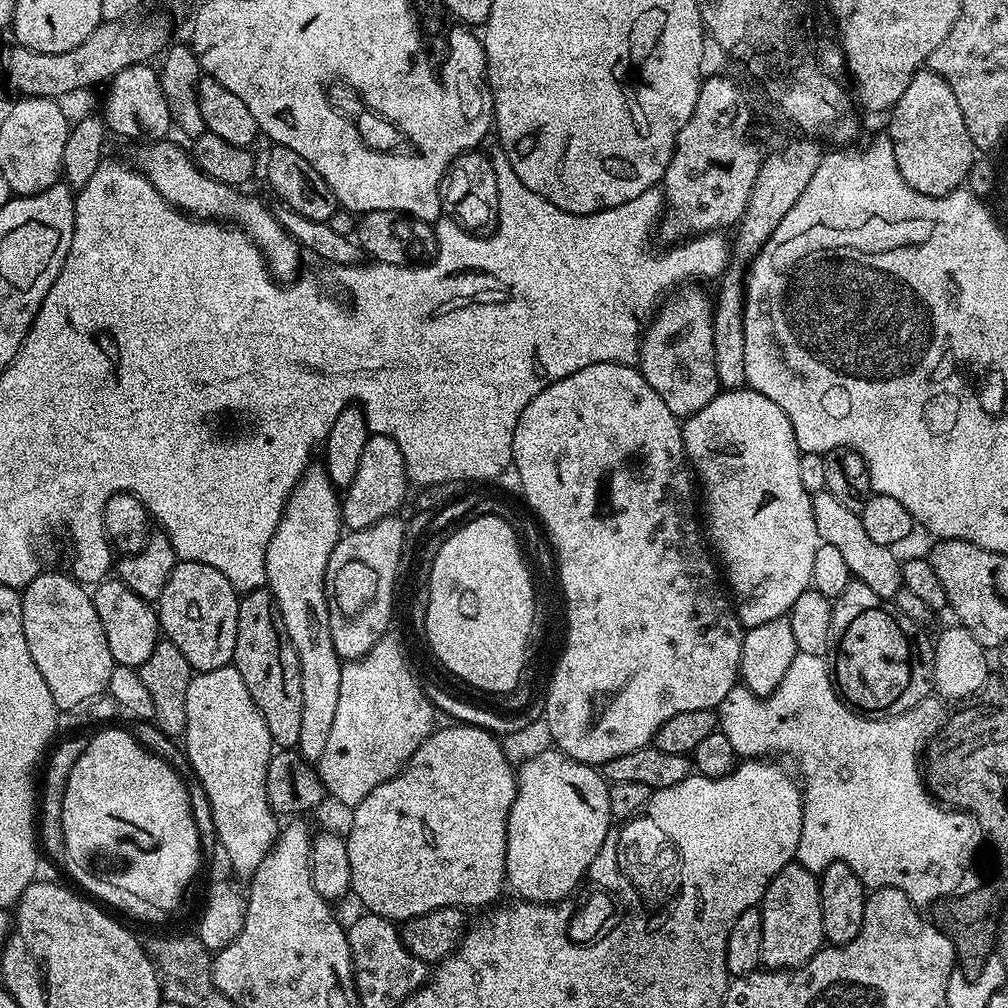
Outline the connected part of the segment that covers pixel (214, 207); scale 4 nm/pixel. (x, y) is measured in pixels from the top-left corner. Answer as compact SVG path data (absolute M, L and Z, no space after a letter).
M165 138L144 142L136 152L137 158L140 159L139 171L151 182L154 190L158 190L158 194L162 194L168 204L189 218L231 221L259 246L264 253L264 261L268 263L268 271L273 277L280 282L291 281L297 275L296 263L299 262L300 256L302 257L302 252L296 240L286 234L284 227L276 220L275 211L271 207L268 209L258 197L247 196L239 187L210 178L196 165L187 147L179 148L170 141L171 139Z

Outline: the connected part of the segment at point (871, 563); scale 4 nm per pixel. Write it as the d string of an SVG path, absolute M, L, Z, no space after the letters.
M826 490L813 495L812 509L814 510L814 526L818 526L821 541L834 546L842 554L853 577L861 580L866 586L870 586L870 590L874 590L874 594L878 594L878 598L889 602L895 601L902 587L900 582L901 561L896 560L895 554L892 553L895 551L891 547L878 546L878 542L874 542L870 538L870 534L866 534L860 521L859 511L855 507L844 504L838 498L834 498Z

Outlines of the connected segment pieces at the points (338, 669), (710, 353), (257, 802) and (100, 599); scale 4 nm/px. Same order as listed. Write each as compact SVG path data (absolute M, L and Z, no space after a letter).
M309 463L308 469L300 475L300 481L288 496L282 518L266 546L266 562L264 578L266 587L276 599L278 610L282 614L282 622L286 626L286 634L290 634L290 642L298 654L300 677L302 678L302 731L298 733L296 748L301 756L309 762L318 762L324 757L326 741L330 738L330 726L334 726L334 713L338 711L338 690L342 686L342 659L337 654L330 634L330 618L328 617L328 595L324 589L326 566L330 562L330 554L342 535L340 519L341 497L338 490L330 482L328 471L323 463Z
M684 286L669 295L648 321L640 338L638 371L678 418L687 418L702 410L720 388L714 370L714 304L709 293L707 296L702 289L692 287L696 286Z
M235 666L227 668L219 668L218 670L210 670L209 672L196 672L190 682L190 690L186 690L186 726L182 737L182 748L186 753L187 763L190 765L190 771L196 775L196 780L200 783L200 788L204 791L204 796L208 799L208 808L212 811L212 824L216 827L216 832L220 835L220 844L224 847L224 852L228 855L228 864L244 878L251 877L253 872L258 870L258 866L262 862L262 858L266 858L266 854L276 843L278 835L277 813L273 812L268 795L266 794L266 770L274 755L274 745L270 738L270 730L266 730L266 722L262 718L262 714L258 710L258 706L254 706L254 698L250 698L250 690L246 690L246 682L242 682L242 674L238 674Z
M105 578L95 585L92 601L94 610L98 610L98 622L102 622L102 630L106 630L106 642L110 645L113 661L139 670L146 658L154 654L154 646L162 639L157 609L134 594L134 590L130 590L130 586L118 578Z

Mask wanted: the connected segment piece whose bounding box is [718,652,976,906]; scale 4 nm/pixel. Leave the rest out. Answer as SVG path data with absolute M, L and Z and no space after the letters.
M797 652L794 662L790 662L790 668L786 674L782 674L782 680L778 686L766 697L758 697L748 688L737 686L722 698L718 709L718 728L724 732L727 741L733 746L737 757L740 758L776 758L780 756L793 756L796 764L800 767L799 779L802 781L802 795L804 798L804 809L802 810L802 834L798 838L798 850L796 851L795 863L801 864L806 870L814 873L822 873L826 866L834 862L842 862L858 874L858 878L865 886L865 889L875 890L877 888L897 888L910 898L910 902L917 906L935 905L937 902L953 895L956 888L965 883L970 854L972 853L972 844L976 844L976 824L966 822L961 816L951 816L949 814L938 814L936 808L930 806L926 798L928 791L924 789L923 779L918 771L920 754L924 751L927 743L931 740L932 735L940 731L946 719L945 701L939 695L930 694L918 706L906 710L897 716L882 716L879 718L869 718L861 716L852 711L843 700L840 699L835 687L833 677L830 675L829 665L825 657Z

